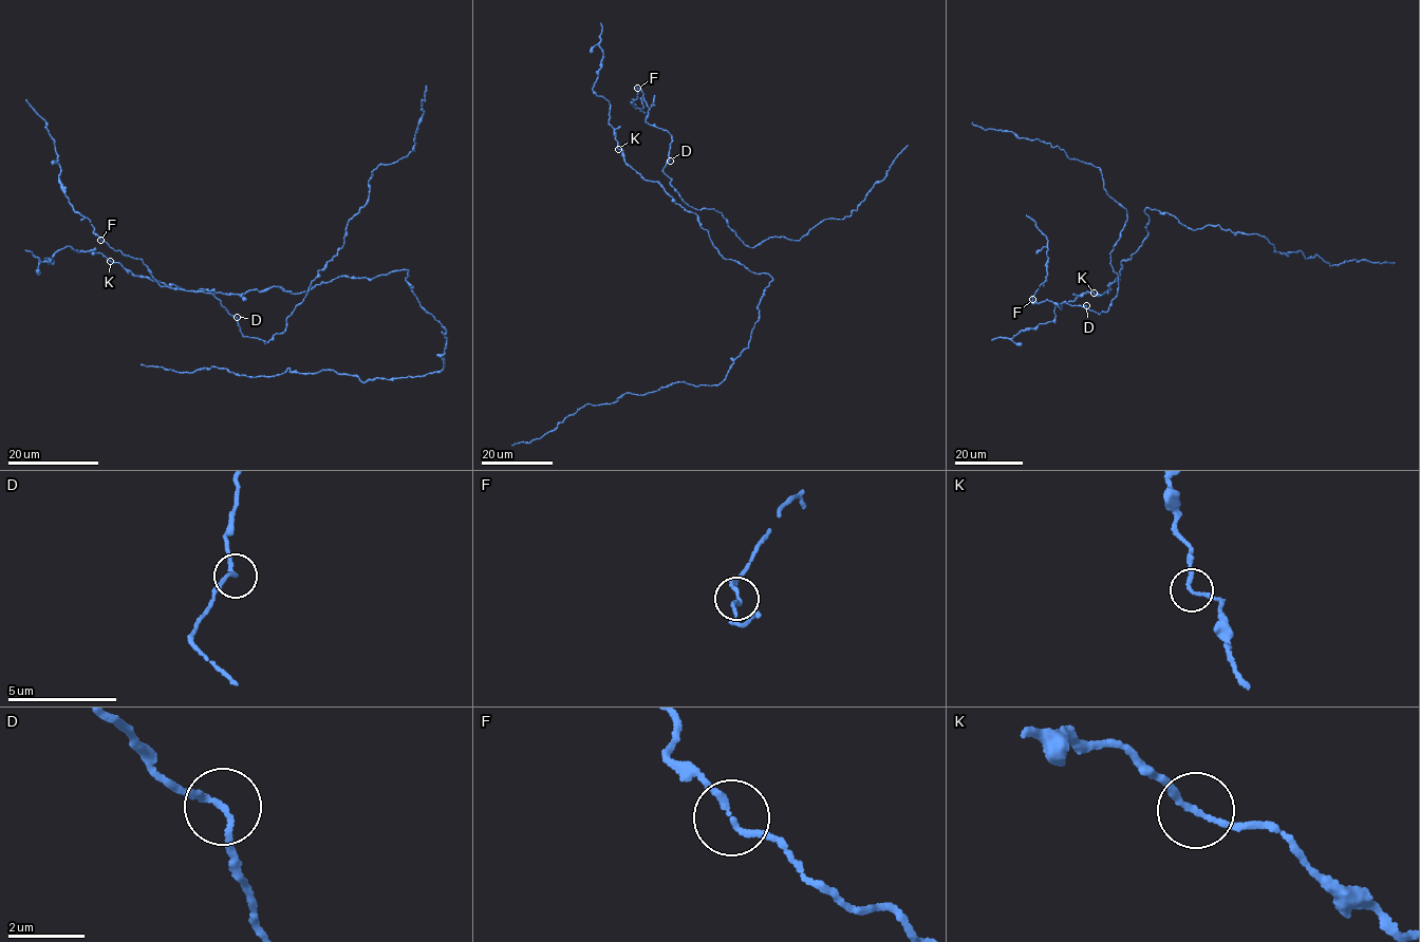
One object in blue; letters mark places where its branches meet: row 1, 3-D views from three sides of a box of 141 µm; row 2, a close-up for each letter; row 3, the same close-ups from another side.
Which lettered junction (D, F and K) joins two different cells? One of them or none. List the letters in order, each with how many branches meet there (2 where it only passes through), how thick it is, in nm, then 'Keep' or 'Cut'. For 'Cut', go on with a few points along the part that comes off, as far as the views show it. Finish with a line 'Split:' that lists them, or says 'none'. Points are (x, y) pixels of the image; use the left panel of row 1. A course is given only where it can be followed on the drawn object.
D: Branches: 2. Thickness 150 nm. Keep
F: Branches: 2. Thickness 150 nm. Keep
K: Branches: 2. Thickness 150 nm. Keep
Split: none

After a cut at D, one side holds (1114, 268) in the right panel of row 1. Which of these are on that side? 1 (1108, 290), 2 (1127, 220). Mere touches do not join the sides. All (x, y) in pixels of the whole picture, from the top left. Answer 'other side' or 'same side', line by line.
1: other side
2: same side

